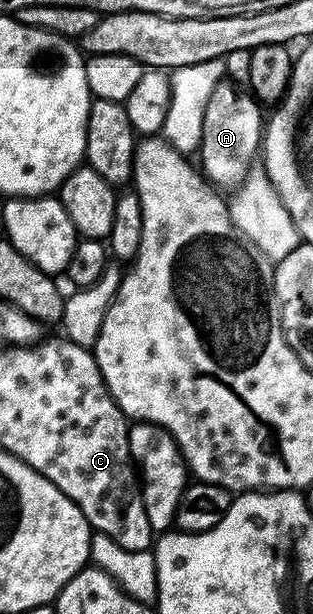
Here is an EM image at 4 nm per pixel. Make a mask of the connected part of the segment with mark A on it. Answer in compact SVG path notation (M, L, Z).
M230 81L216 85L203 116L203 139L198 150L199 157L202 157L202 163L200 162L202 171L215 186L222 185L234 189L251 172L254 155L256 153L257 156L263 140L264 115L263 112L260 113L259 108L261 109L259 102L245 88L240 89Z

